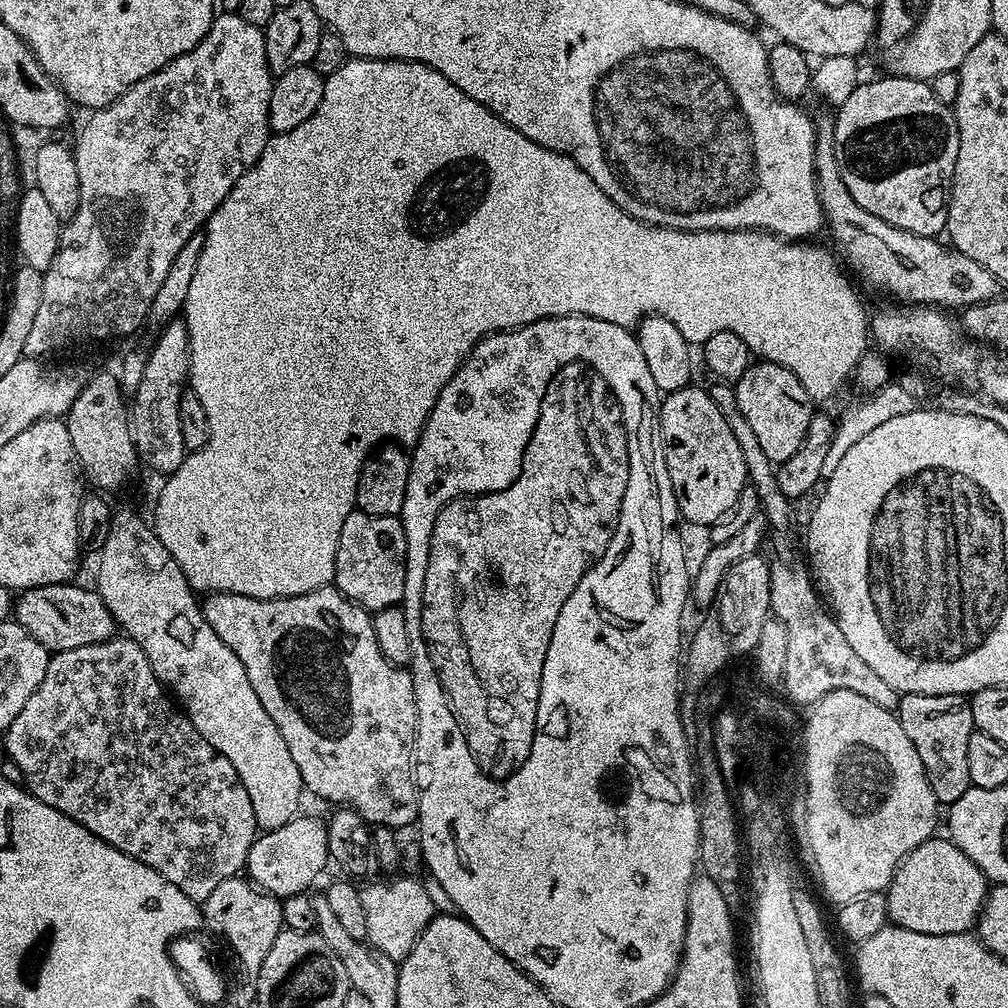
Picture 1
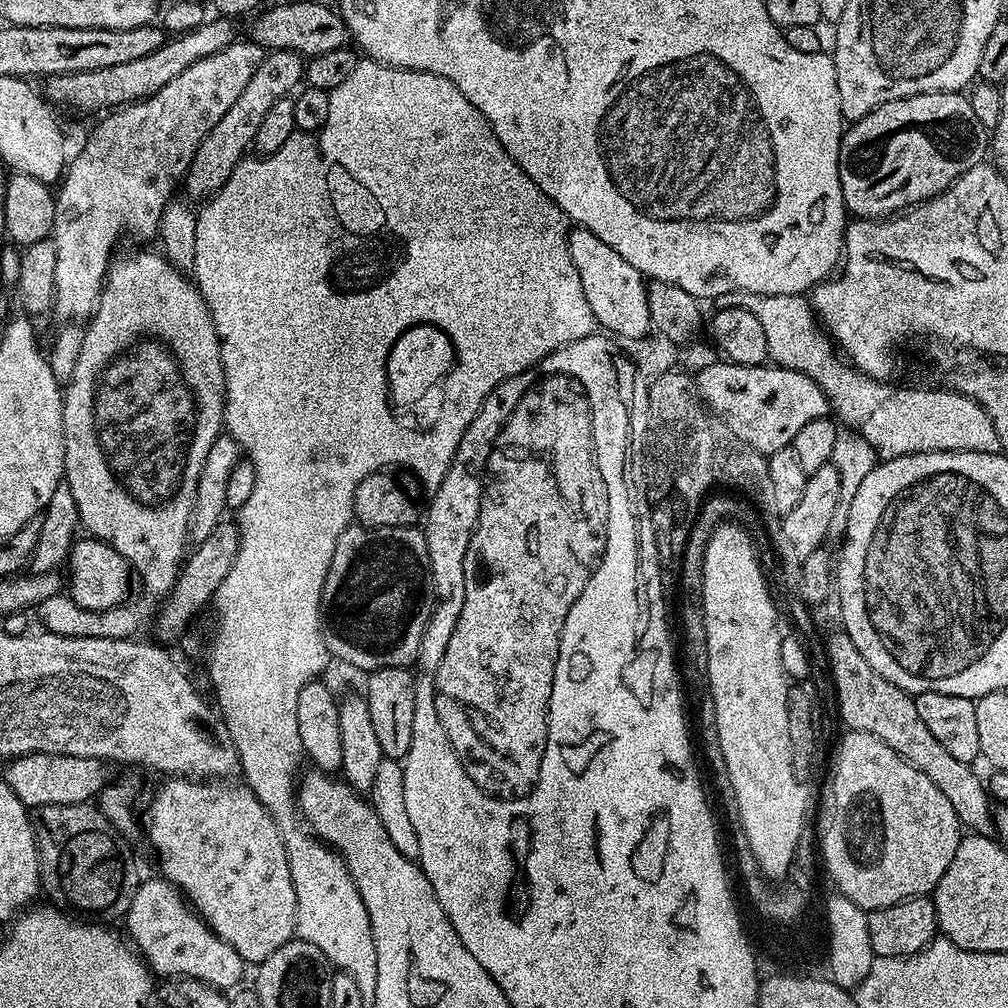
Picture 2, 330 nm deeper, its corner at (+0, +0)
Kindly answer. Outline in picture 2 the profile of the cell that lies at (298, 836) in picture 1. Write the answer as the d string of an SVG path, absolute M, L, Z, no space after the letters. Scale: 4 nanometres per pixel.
M154 876L141 881L124 923L129 939L157 977L200 980L213 988L230 990L239 985L237 983L246 971L241 955L218 938L188 904L183 892L163 877Z

